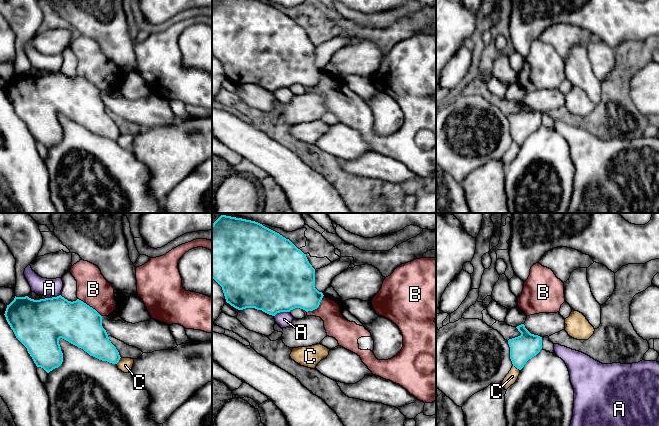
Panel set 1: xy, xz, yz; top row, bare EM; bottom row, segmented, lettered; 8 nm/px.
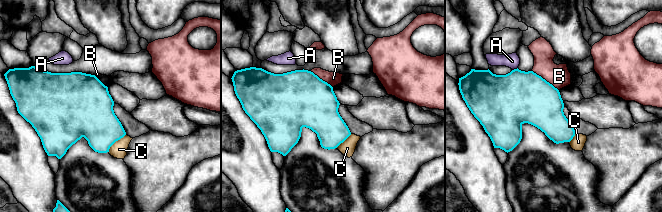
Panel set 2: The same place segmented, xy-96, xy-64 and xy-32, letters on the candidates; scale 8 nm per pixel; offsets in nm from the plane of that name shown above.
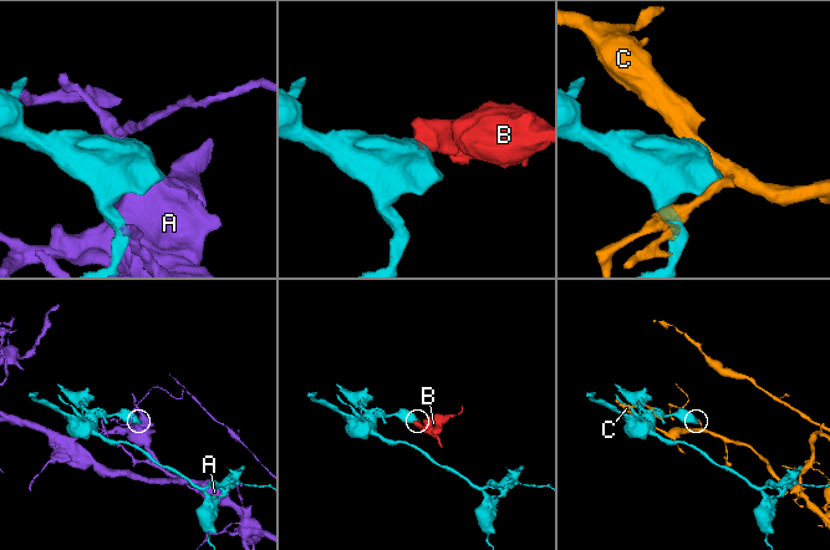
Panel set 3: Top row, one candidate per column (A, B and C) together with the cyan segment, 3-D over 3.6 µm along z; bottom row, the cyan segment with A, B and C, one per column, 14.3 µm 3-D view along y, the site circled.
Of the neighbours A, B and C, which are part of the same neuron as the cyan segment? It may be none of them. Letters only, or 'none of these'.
none of these

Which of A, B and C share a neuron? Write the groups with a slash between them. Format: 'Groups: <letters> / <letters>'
Groups: A / B / C

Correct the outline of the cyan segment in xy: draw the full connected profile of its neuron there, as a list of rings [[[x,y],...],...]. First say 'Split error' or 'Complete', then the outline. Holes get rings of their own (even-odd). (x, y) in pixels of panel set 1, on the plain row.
Complete. [[[61,71],[40,76],[28,72],[15,72],[7,81],[4,91],[16,114],[27,124],[36,142],[43,144],[47,149],[58,144],[63,138],[60,114],[102,137],[117,140],[121,134],[102,102],[102,92],[79,75],[71,78]]]

